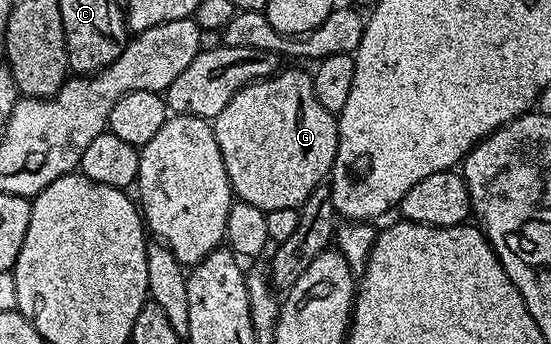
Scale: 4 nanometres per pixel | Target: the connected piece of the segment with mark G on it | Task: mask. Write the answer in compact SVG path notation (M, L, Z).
M296 68L277 71L265 80L247 84L230 102L226 110L214 121L218 150L222 150L222 162L226 162L226 174L232 183L232 191L250 206L258 206L263 212L299 208L315 188L329 179L332 163L338 150L337 117L318 102L314 94L312 77Z

